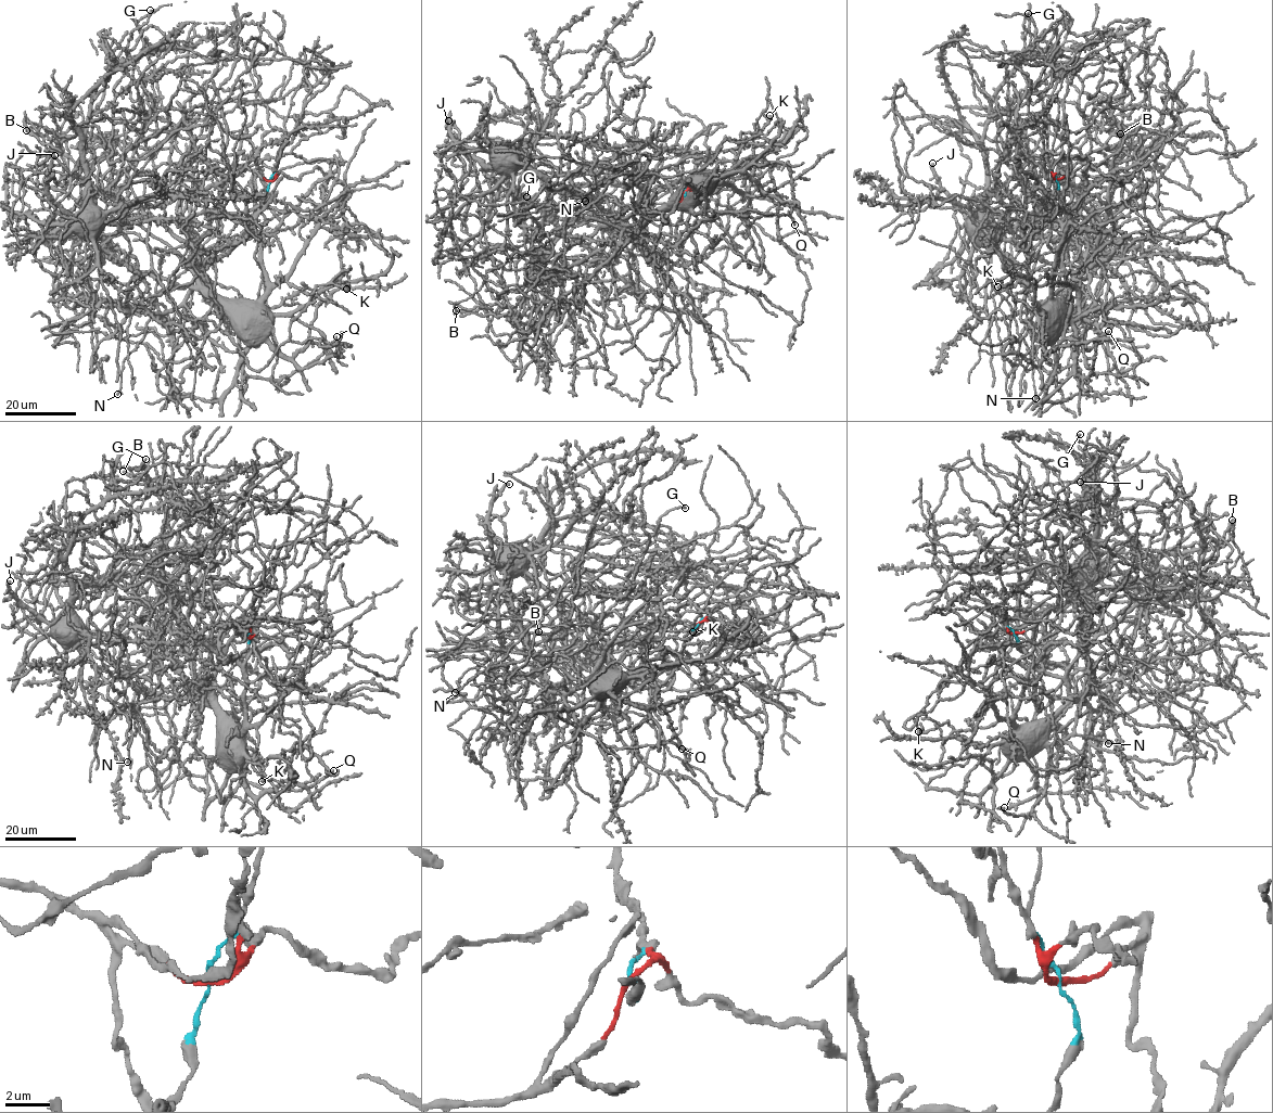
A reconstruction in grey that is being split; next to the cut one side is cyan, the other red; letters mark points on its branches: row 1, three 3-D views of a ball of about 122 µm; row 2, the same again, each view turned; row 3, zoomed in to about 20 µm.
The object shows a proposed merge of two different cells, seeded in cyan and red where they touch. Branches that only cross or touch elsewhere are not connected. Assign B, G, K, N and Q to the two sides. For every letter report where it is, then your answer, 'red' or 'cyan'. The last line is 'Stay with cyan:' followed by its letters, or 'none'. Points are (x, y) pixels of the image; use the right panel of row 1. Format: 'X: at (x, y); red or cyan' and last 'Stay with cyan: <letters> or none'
B: at (1120, 133); red
G: at (1028, 13); red
K: at (997, 286); red
N: at (1035, 398); cyan
Q: at (1108, 331); red
Stay with cyan: N

